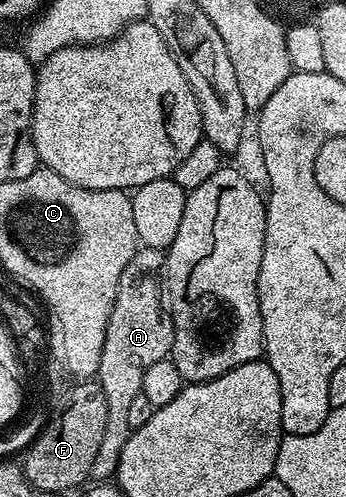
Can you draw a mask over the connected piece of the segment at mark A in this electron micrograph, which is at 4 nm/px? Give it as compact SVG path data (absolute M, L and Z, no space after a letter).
M143 246L136 249L133 260L129 260L129 264L125 264L125 272L121 272L113 312L109 316L109 324L105 328L105 348L101 348L101 364L97 375L101 392L105 392L105 400L109 404L109 413L105 419L105 436L101 436L101 448L97 448L97 460L93 460L93 468L90 473L92 479L107 480L114 475L121 460L121 448L125 448L132 432L129 424L129 407L133 399L143 392L143 370L157 364L157 360L166 358L171 353L173 328L170 317L165 313L165 290L160 279L159 282L155 279L158 274L160 277L164 270L164 251Z

